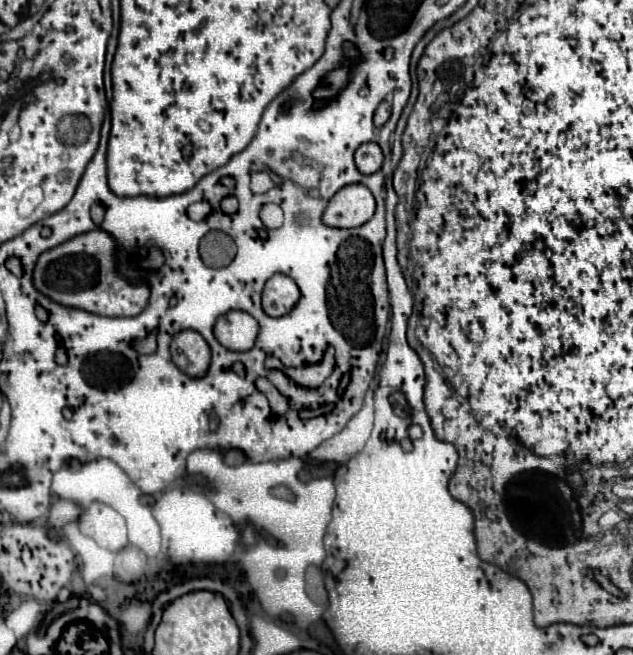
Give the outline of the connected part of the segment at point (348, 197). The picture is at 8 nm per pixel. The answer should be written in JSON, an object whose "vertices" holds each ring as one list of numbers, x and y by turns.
{"vertices":[[347,185,343,189,339,189,325,213,323,213,323,223,329,227,359,227,363,223,367,223,375,213,375,199,371,195,371,191,361,185]]}

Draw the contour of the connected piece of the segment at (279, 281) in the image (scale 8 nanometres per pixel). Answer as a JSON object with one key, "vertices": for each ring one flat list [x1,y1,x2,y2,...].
{"vertices":[[273,275,263,289,263,311,269,317,281,317,293,309,293,305,299,301,301,293,295,281,287,275]]}

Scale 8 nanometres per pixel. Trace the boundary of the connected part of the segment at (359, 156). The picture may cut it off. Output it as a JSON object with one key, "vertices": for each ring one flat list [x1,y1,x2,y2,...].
{"vertices":[[363,143,357,151,355,151,355,165,361,173,371,175,375,171,381,169,383,165,383,153,381,147,377,143]]}

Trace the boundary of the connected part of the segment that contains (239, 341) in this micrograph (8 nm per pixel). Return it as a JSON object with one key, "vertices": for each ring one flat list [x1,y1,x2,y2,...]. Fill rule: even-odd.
{"vertices":[[227,311,213,327,217,341,231,351,249,351,255,345,259,325,245,311]]}

